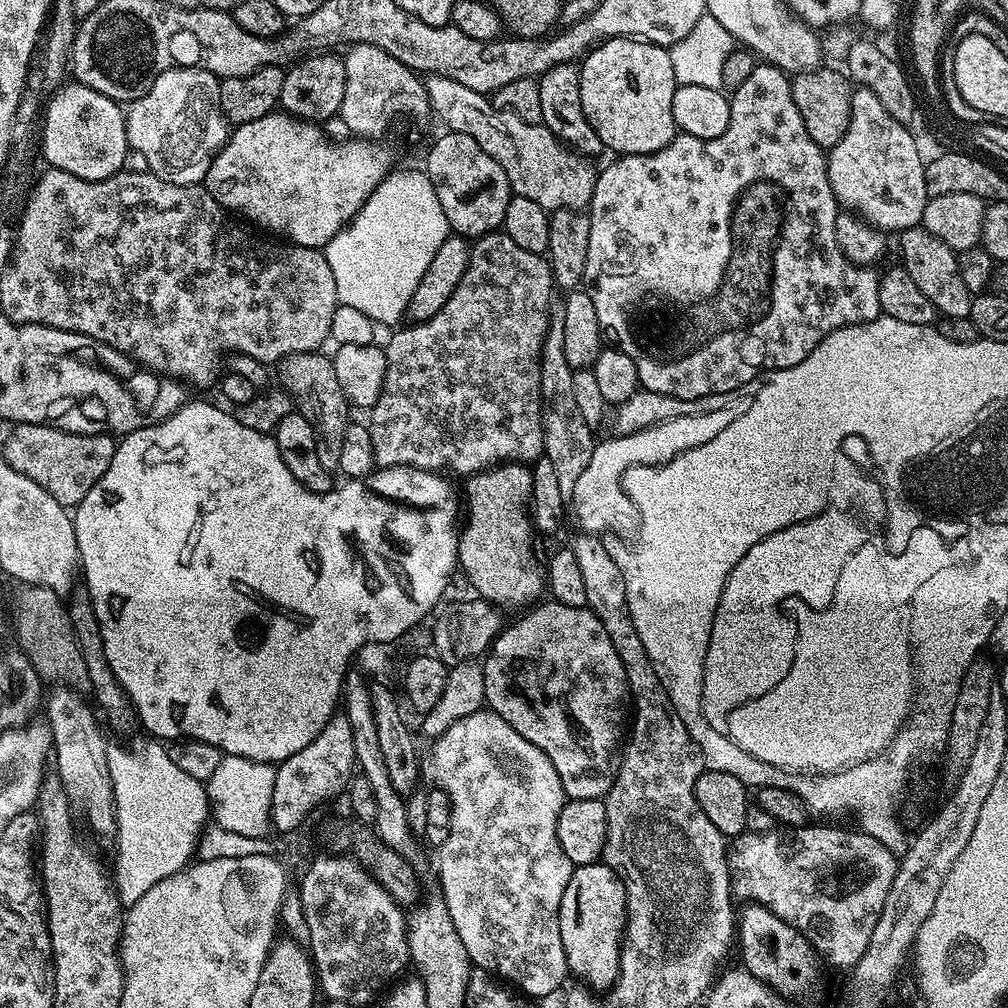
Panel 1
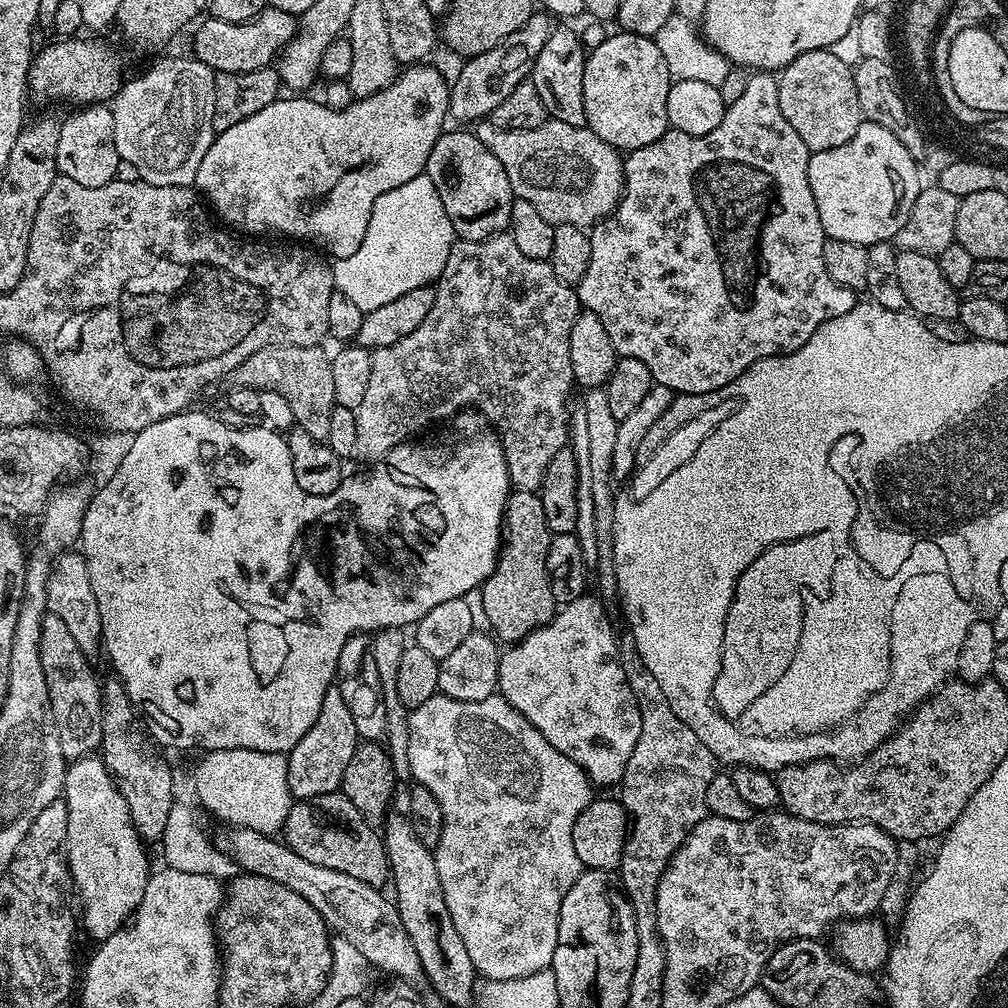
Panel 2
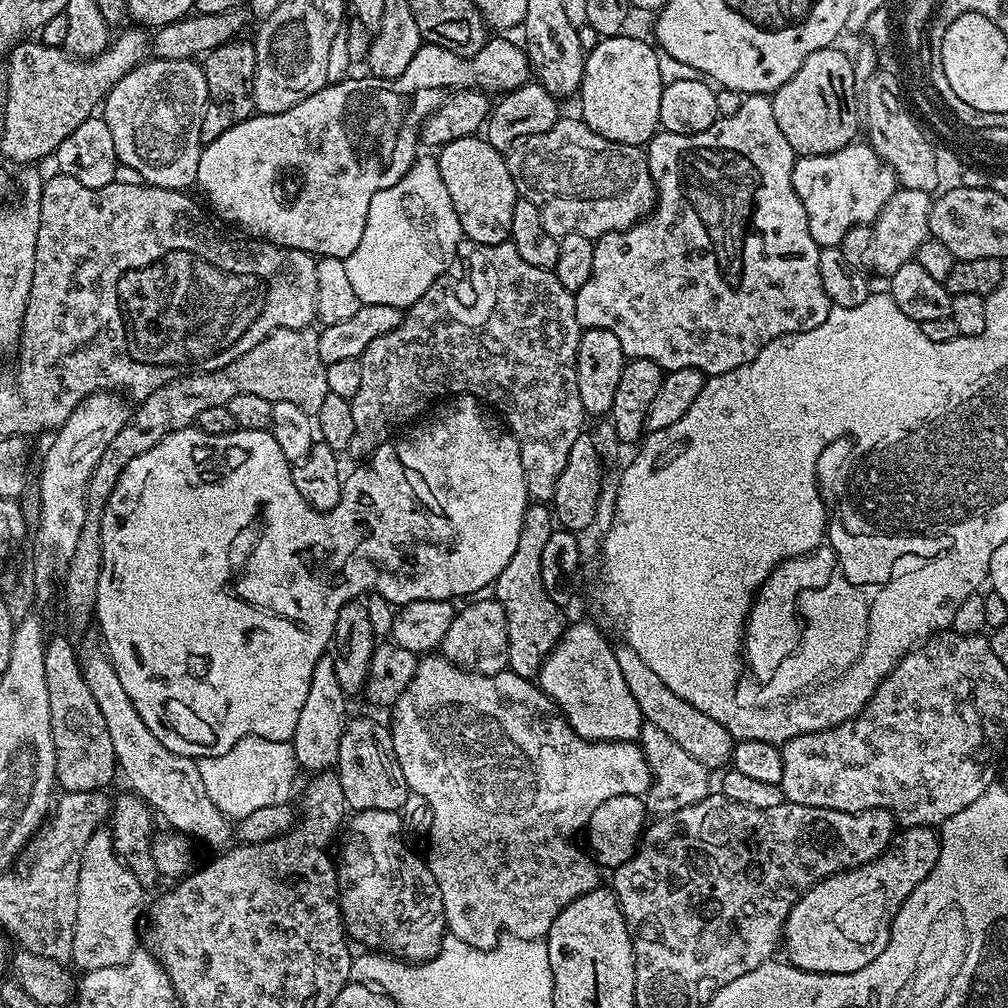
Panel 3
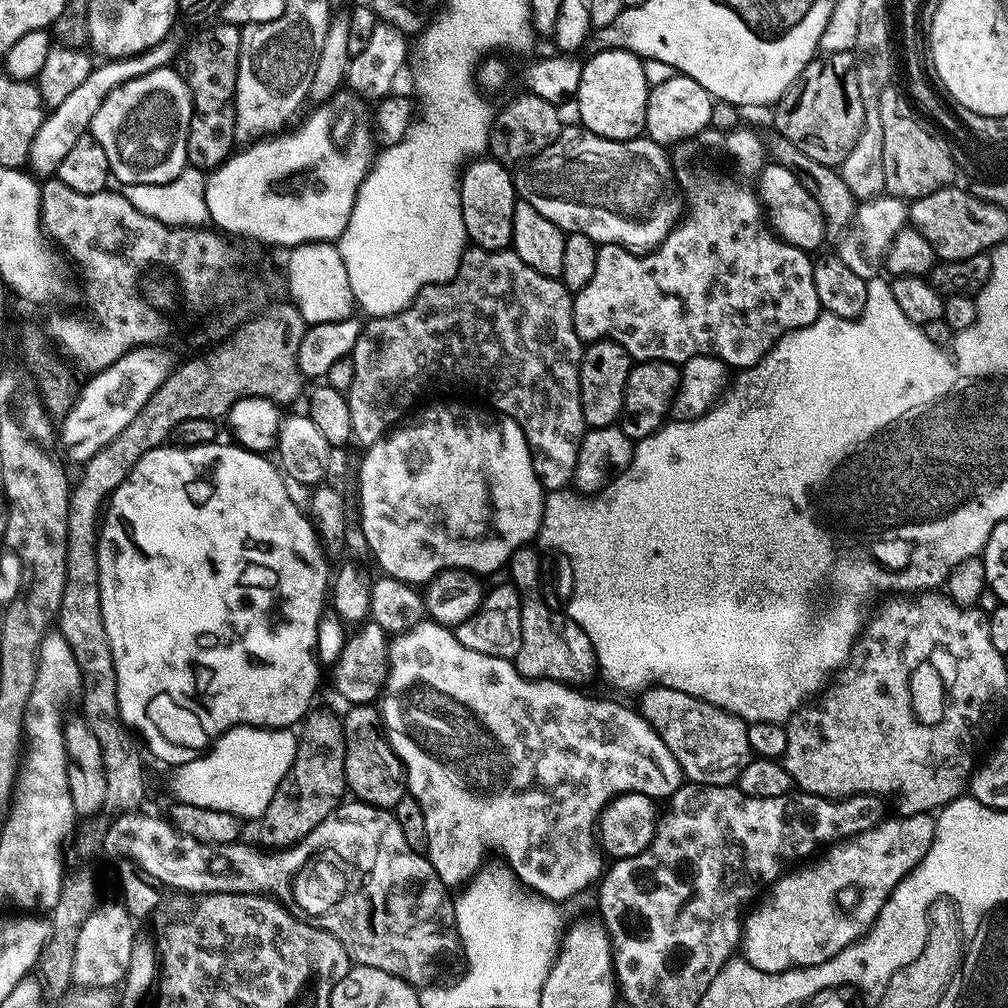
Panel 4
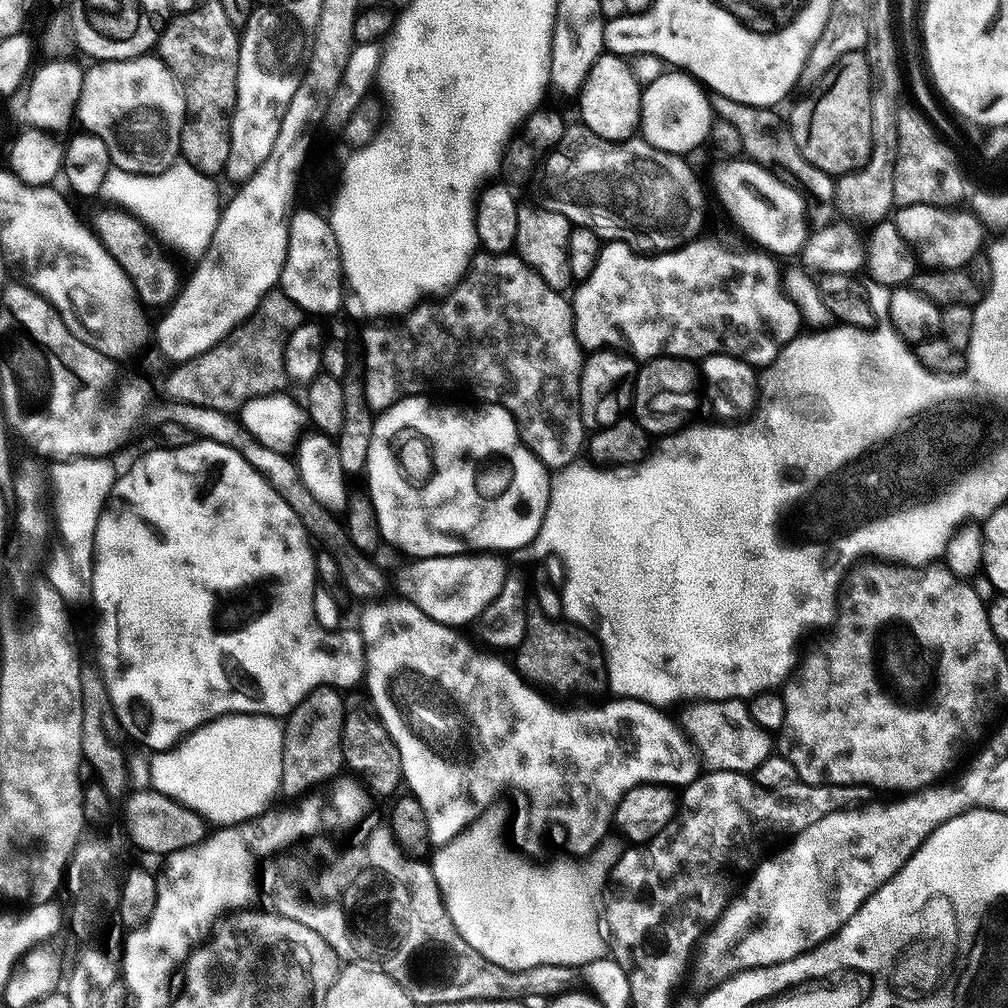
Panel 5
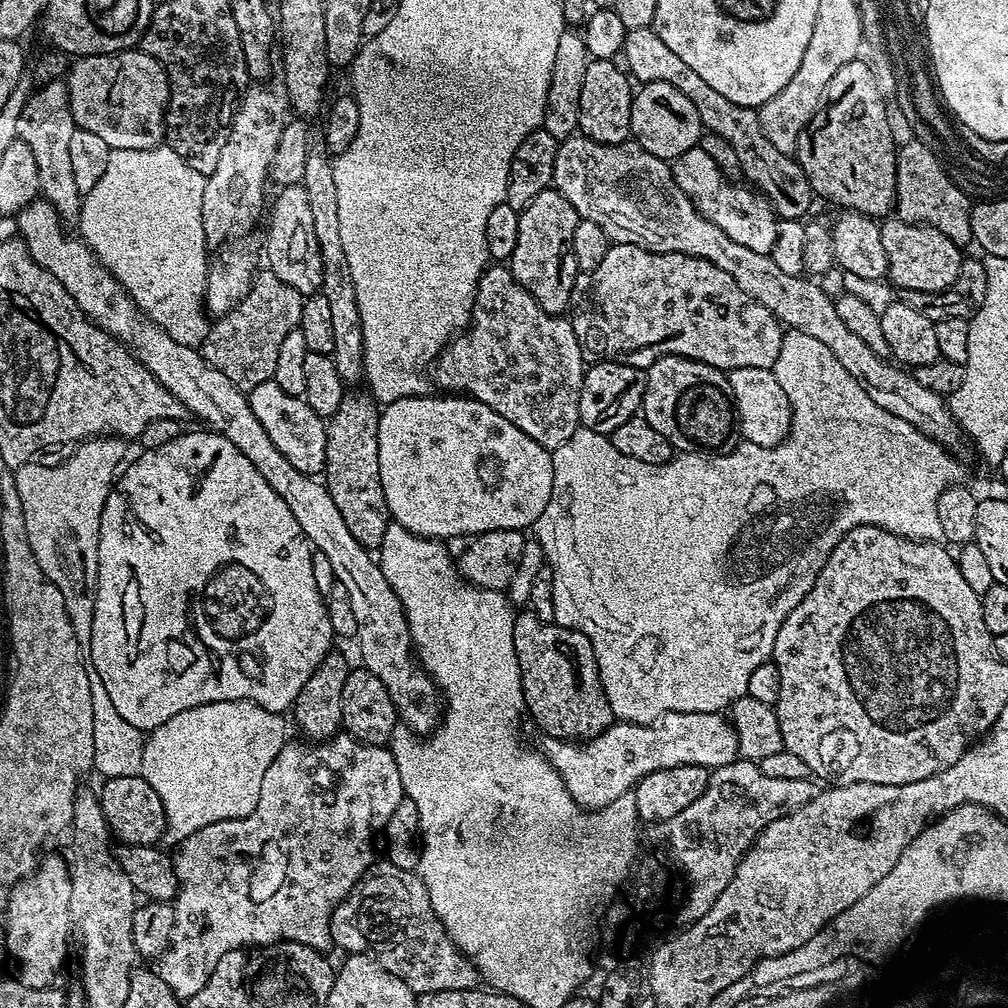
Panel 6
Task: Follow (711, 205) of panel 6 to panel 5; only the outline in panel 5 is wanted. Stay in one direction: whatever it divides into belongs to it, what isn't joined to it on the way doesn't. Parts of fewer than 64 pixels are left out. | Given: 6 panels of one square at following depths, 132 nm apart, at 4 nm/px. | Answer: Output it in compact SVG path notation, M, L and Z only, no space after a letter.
M728 158L712 172L716 196L728 216L753 240L753 245L773 257L795 257L808 241L810 220L806 215L806 201L795 188L786 186L767 168L747 158Z

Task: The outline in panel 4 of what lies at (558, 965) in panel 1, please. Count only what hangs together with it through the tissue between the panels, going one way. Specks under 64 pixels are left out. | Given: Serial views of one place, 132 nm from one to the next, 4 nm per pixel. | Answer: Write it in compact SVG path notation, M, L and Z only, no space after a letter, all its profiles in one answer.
M425 618L412 628L389 639L388 675L384 677L378 707L380 717L384 720L388 742L400 763L404 765L407 791L422 806L422 814L426 814L427 858L438 878L442 878L449 890L467 885L481 867L480 855L483 854L484 848L493 848L504 855L503 863L511 869L525 889L553 902L568 900L571 896L578 895L583 888L590 887L592 883L593 887L605 871L606 860L601 849L594 843L594 833L598 828L600 812L611 800L627 792L637 792L664 802L674 795L686 780L684 771L680 769L674 754L670 754L666 742L662 742L654 726L650 726L650 722L646 722L646 718L640 715L635 707L627 708L626 705L615 704L612 700L595 700L592 696L583 696L575 687L559 684L556 680L528 680L517 670L511 659L469 650L467 646L462 646L462 642L458 642L451 627L444 627L431 618Z

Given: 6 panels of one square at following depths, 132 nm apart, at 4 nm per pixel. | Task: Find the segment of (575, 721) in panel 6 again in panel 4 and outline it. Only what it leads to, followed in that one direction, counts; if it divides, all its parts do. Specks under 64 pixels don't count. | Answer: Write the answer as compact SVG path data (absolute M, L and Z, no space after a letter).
M532 546L519 548L506 565L510 582L520 591L520 649L514 657L519 672L528 680L556 680L580 686L598 672L594 646L588 635L563 611L555 612L542 595L540 556Z

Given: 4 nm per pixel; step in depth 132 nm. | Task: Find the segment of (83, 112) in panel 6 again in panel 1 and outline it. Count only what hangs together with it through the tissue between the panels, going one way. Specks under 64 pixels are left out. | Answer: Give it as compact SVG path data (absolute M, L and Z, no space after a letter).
M173 66L160 72L150 90L142 94L142 98L127 105L124 129L128 135L129 149L143 153L149 167L148 171L166 182L200 184L208 172L208 167L212 165L212 157L224 147L224 141L230 135L230 125L224 119L219 95L218 77L199 66Z

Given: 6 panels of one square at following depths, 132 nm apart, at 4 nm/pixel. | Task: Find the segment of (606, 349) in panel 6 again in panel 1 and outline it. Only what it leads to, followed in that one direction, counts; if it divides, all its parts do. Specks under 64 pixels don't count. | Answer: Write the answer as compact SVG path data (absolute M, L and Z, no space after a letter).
M760 62L755 65L753 73L742 86L731 93L730 96L730 122L726 126L726 130L722 130L722 134L718 134L718 138L710 138L709 140L699 140L693 136L685 136L677 134L674 139L665 148L650 154L642 154L641 156L621 155L613 164L608 164L603 169L599 169L596 185L594 186L594 194L592 195L592 203L590 205L590 250L586 250L586 270L584 271L584 284L586 290L590 294L590 298L594 298L594 310L598 310L598 322L601 329L610 337L611 343L617 348L621 348L626 354L630 354L630 358L634 358L634 366L638 366L638 378L640 379L641 389L645 392L657 392L658 394L666 394L672 396L676 400L699 400L707 401L707 396L720 396L723 392L732 392L743 389L743 384L748 384L756 375L767 374L778 368L789 368L790 366L798 366L798 362L802 362L812 353L814 346L818 346L818 342L822 342L822 338L826 338L834 330L846 327L847 324L868 324L872 320L876 320L882 315L880 303L878 302L878 286L880 285L880 276L877 275L871 267L861 266L859 264L849 264L848 259L838 250L838 242L834 238L834 222L838 215L838 205L836 203L836 195L832 193L830 186L830 178L828 177L828 162L826 159L825 149L820 148L810 138L810 134L806 134L806 122L802 122L802 114L798 114L798 106L794 106L794 98L792 97L792 80L789 73L783 72L777 68L775 64Z

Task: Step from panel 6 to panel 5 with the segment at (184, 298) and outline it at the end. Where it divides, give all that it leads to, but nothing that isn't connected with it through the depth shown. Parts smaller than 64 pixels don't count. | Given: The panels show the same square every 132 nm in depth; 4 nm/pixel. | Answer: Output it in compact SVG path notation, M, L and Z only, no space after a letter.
M183 160L176 161L158 175L134 174L132 171L111 167L100 187L99 197L108 200L106 202L118 203L132 216L138 217L157 241L173 253L176 251L184 256L199 258L210 246L220 221L222 199L218 196L215 184L213 177Z

